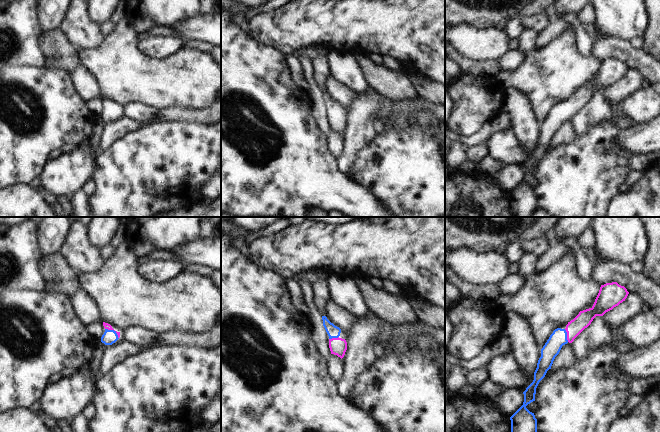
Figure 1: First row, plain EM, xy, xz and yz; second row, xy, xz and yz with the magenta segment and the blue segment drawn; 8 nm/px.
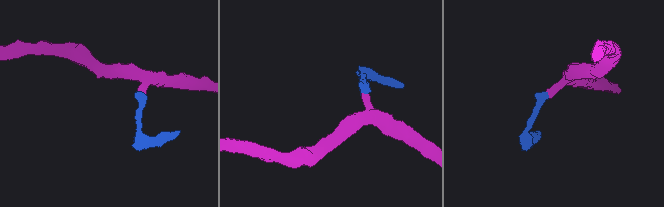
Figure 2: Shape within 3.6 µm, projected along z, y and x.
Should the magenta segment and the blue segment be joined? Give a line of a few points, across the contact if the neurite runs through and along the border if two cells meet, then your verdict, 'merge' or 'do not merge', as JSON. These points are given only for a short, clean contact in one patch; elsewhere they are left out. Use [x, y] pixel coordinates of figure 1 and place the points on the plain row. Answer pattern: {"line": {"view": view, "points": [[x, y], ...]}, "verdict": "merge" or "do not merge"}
{"line": {"view": "yz", "points": [[584, 94], [567, 111], [558, 114]]}, "verdict": "merge"}

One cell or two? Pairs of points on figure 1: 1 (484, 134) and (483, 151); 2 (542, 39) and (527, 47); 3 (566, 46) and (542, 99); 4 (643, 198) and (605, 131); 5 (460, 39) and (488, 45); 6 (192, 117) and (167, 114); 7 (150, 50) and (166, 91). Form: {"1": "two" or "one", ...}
{"1": "two", "2": "two", "3": "one", "4": "two", "5": "one", "6": "one", "7": "two"}

